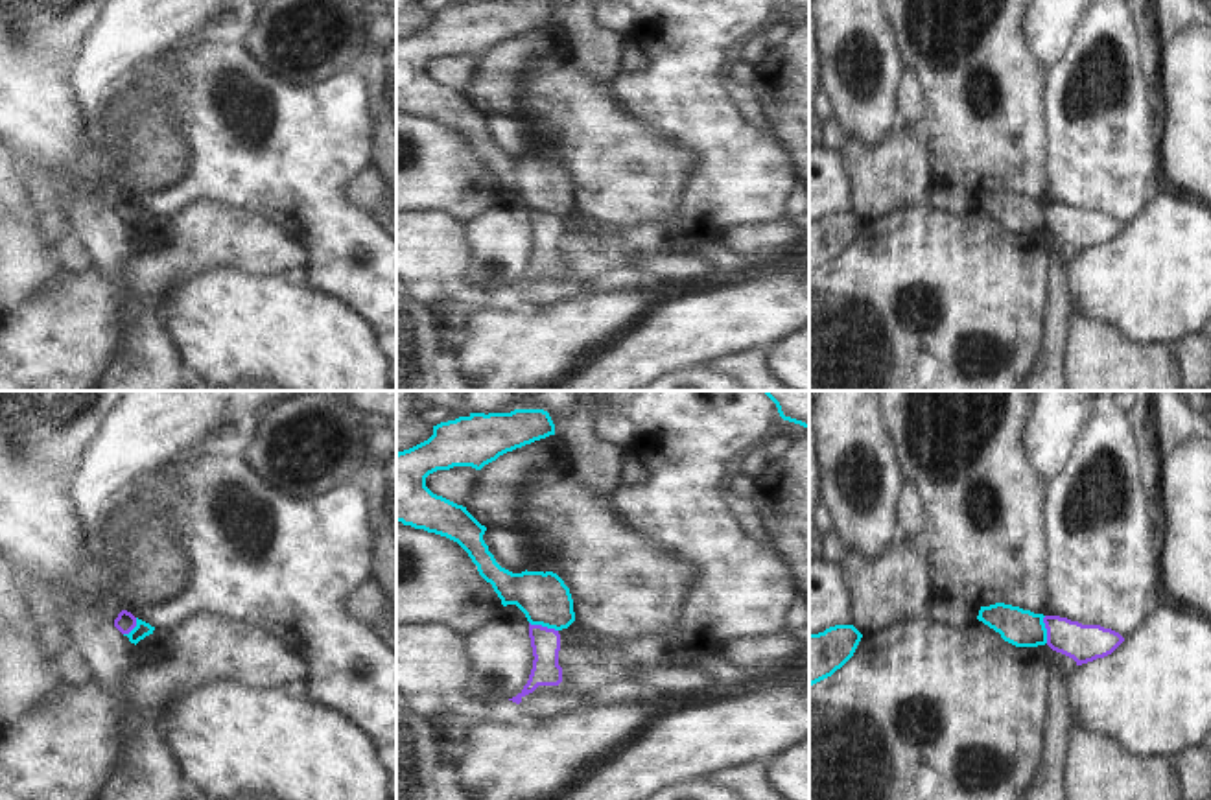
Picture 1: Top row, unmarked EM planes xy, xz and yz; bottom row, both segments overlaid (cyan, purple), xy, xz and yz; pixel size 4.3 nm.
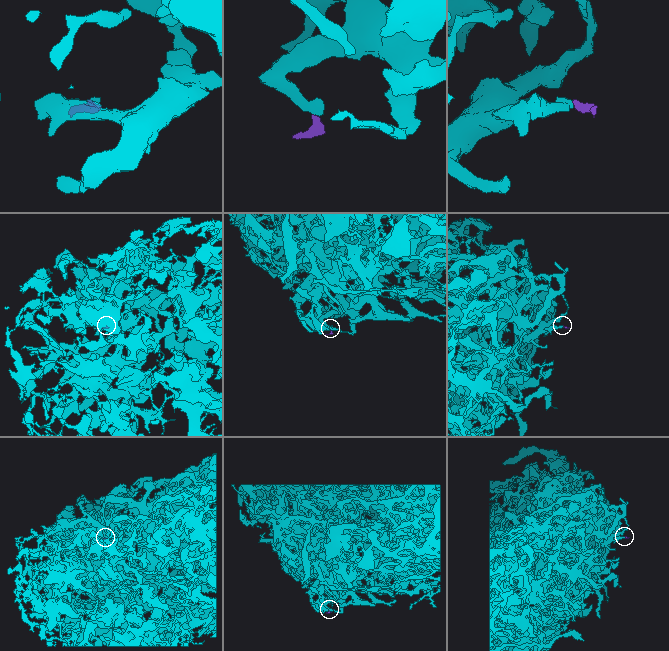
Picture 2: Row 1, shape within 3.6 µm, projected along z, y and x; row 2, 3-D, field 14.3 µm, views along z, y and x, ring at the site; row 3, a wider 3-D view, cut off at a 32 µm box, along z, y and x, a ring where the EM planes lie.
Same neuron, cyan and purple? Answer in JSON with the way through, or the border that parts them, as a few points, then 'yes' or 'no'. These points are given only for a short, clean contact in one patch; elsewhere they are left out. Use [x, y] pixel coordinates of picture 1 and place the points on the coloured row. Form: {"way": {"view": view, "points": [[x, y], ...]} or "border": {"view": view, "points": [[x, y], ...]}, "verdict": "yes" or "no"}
{"border": {"view": "xz", "points": [[529, 622], [557, 631]]}, "verdict": "no"}

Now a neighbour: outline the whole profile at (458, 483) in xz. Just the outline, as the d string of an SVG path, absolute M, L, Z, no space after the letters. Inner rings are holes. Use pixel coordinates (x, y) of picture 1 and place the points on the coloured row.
M453 466L450 470L437 470L426 477L426 487L457 505L468 501L472 492L476 490L477 470L472 466Z

